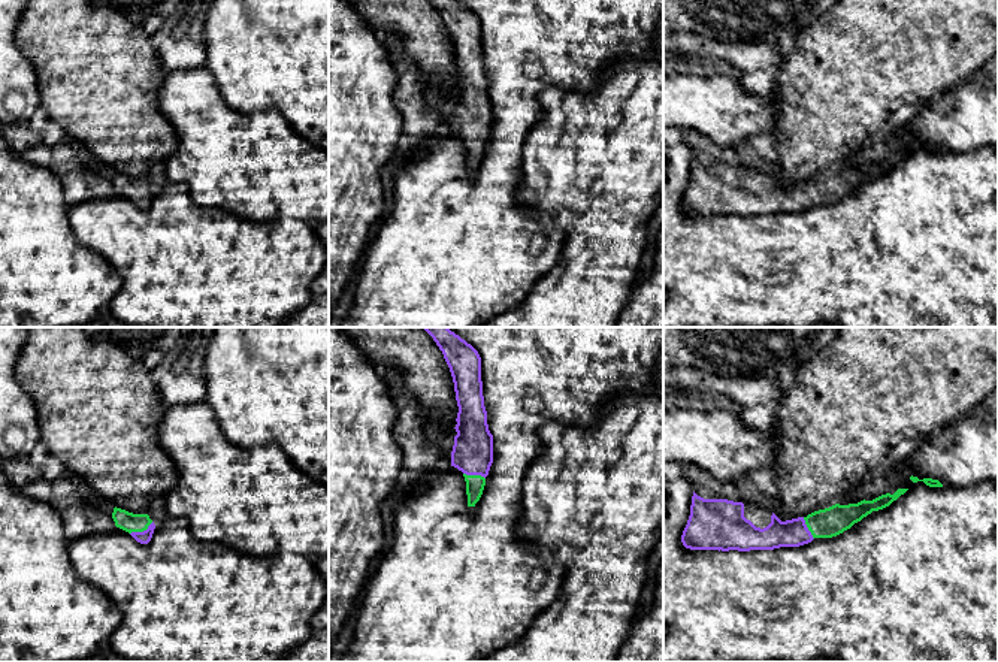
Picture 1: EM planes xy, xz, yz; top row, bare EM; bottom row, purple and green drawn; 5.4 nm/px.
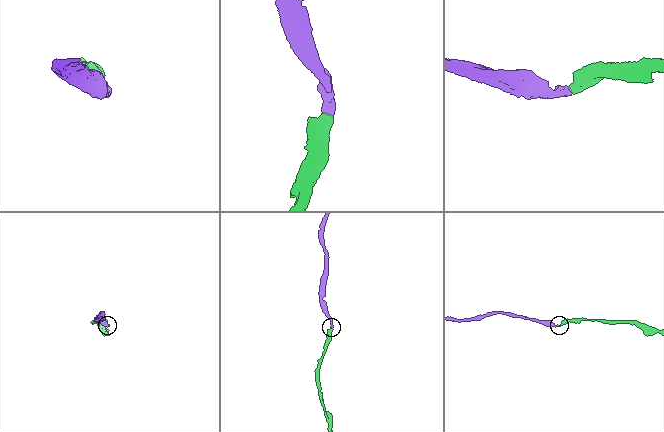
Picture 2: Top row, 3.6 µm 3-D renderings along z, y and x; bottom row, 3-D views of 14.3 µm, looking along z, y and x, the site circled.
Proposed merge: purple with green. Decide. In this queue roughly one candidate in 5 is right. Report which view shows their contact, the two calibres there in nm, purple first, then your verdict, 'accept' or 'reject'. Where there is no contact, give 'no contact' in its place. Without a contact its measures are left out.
contact in xy; calibres 70 and 110 nm; accept

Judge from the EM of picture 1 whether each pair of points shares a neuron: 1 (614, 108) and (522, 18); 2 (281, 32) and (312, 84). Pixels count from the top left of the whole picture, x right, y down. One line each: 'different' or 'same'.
1: different
2: same

